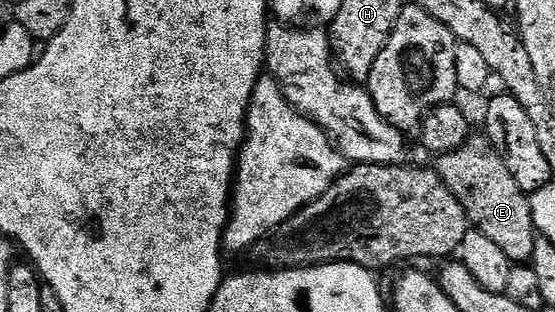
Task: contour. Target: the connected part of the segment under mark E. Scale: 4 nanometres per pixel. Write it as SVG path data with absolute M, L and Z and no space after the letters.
M481 133L470 134L464 147L447 152L436 162L435 170L438 177L445 182L447 189L451 189L451 193L455 193L455 201L459 201L459 205L463 205L470 224L476 230L481 231L483 237L495 241L495 245L499 245L499 249L503 249L503 253L507 253L507 257L514 265L529 263L535 253L535 241L539 238L537 226L531 217L529 195L523 189L519 189L519 185L515 185L515 177L511 177L511 169L507 169L507 165L503 165L503 157L499 157L497 150L489 146L488 138Z

